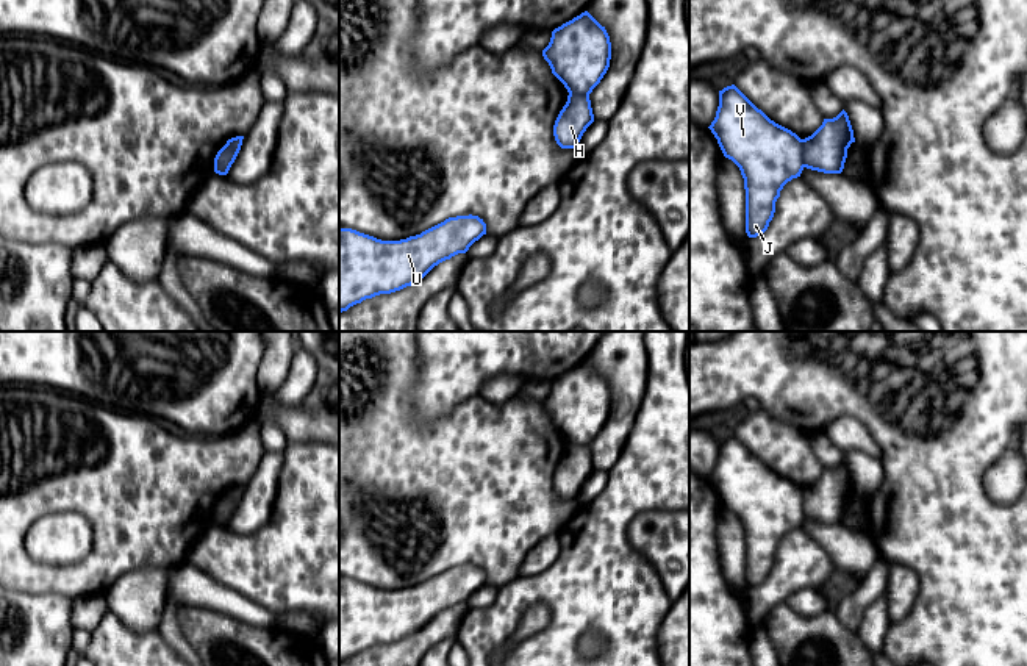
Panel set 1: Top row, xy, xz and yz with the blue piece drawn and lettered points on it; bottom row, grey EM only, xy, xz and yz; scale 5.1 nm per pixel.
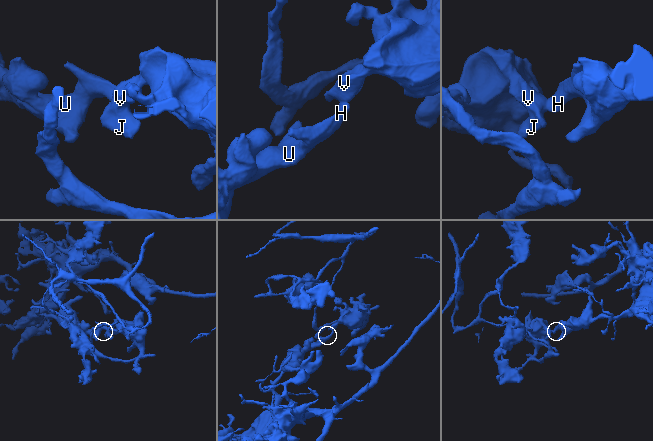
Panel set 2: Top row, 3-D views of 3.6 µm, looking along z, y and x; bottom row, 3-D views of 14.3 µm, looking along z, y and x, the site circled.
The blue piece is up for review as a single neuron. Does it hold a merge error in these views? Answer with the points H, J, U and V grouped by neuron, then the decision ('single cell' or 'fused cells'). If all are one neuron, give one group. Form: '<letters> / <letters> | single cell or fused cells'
H U / J V | fused cells

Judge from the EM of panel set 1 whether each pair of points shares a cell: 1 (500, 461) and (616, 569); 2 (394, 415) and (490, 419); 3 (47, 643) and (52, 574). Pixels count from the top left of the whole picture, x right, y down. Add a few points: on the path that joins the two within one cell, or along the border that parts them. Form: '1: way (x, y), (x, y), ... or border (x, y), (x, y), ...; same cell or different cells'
1: border (582, 507), (557, 532); different cells
2: way (418, 433), (466, 433); same cell
3: border (16, 590), (63, 594), (72, 601); different cells

